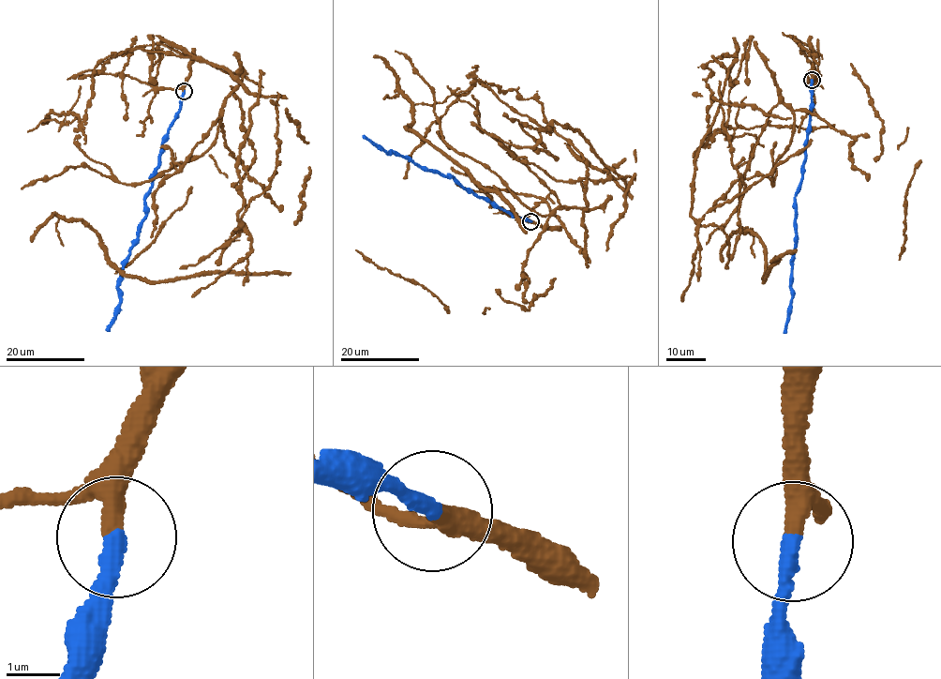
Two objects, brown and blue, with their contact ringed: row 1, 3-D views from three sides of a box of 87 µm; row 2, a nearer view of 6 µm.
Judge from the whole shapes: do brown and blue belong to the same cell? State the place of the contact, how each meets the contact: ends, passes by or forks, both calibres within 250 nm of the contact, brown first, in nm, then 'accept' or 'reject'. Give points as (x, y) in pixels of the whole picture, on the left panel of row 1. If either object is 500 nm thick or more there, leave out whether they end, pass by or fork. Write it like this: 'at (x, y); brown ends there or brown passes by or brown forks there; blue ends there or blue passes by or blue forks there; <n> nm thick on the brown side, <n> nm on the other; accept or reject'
at (184, 91); brown passes by; blue ends there; 280 nm thick on the brown side, 320 nm on the other; accept

